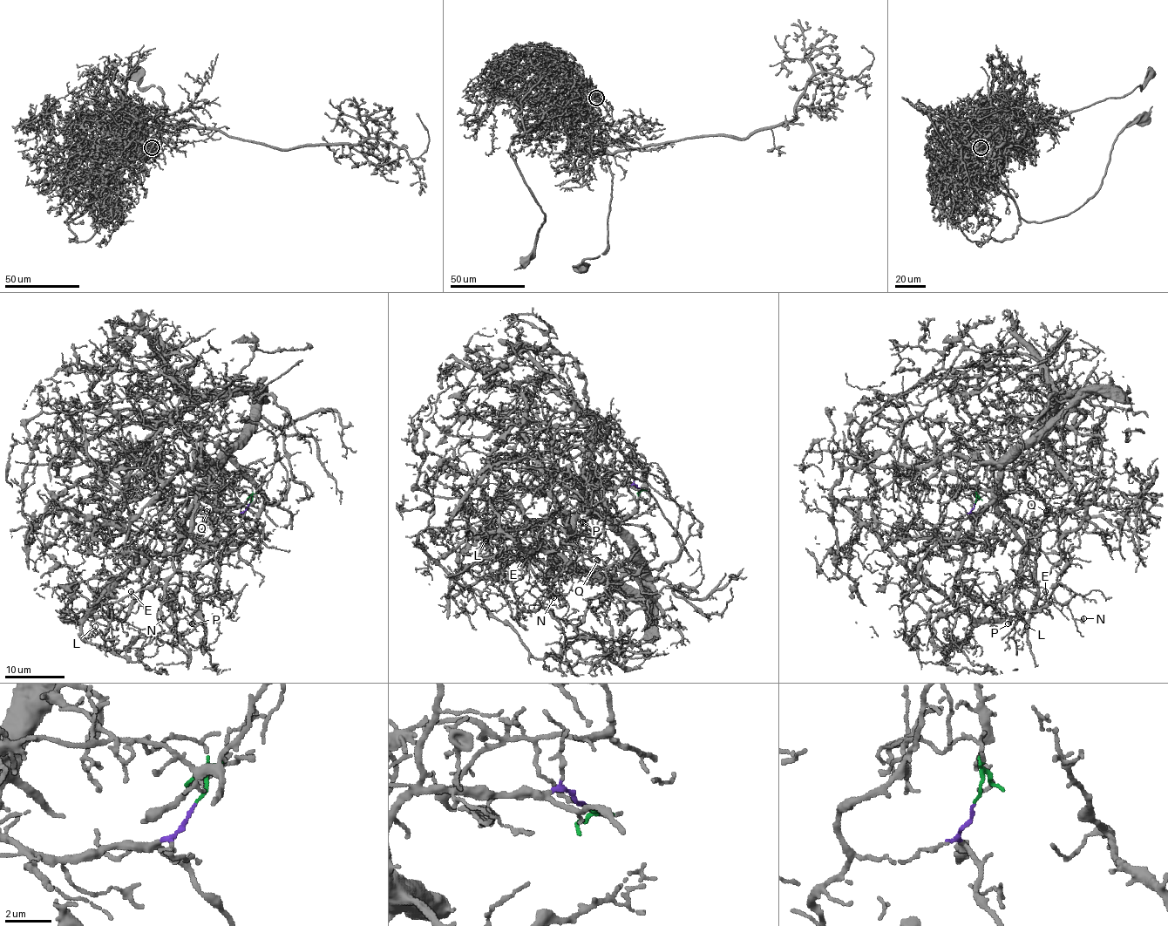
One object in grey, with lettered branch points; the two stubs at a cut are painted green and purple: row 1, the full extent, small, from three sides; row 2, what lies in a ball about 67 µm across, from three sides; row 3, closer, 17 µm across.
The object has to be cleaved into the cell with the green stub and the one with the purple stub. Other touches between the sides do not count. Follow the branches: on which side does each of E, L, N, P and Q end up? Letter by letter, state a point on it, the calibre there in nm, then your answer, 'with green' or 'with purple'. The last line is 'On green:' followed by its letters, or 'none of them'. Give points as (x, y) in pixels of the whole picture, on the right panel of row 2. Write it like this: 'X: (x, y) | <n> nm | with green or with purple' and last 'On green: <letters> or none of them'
E: (1045, 591) | 150 nm | with purple
L: (1027, 626) | 110 nm | with purple
N: (1083, 618) | 200 nm | with purple
P: (1008, 623) | 190 nm | with purple
Q: (1046, 511) | 100 nm | with purple
On green: none of them

